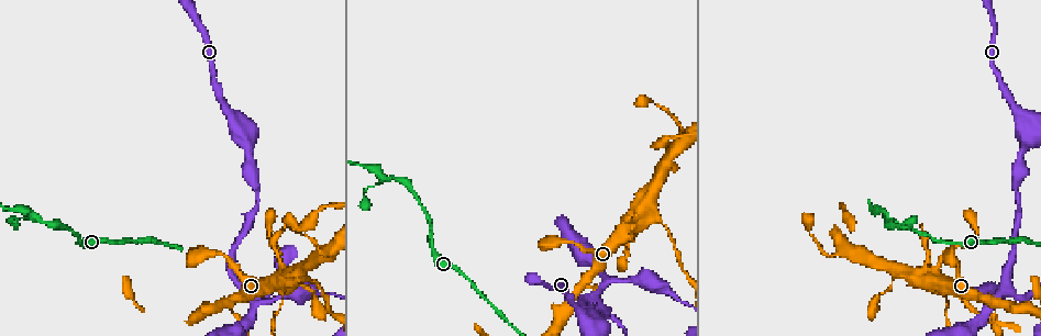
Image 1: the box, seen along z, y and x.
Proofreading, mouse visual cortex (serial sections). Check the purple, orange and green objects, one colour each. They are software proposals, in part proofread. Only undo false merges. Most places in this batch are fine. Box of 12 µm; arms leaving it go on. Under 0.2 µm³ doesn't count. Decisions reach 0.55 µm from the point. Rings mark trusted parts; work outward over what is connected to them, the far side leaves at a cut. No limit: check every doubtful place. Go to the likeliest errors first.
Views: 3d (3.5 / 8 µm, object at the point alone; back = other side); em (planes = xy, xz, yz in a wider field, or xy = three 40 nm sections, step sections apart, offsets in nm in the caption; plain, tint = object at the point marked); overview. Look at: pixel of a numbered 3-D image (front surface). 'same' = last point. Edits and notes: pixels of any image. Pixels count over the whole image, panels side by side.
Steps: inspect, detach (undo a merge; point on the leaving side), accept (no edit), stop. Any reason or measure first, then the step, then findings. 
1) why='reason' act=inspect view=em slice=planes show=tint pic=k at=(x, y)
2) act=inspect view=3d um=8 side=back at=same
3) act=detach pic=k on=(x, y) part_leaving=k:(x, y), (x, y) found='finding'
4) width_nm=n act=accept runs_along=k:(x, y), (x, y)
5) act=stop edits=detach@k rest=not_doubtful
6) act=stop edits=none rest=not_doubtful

why='three arms meet' act=inspect view=3d um=3.5 pic=1 at=(1006, 274)

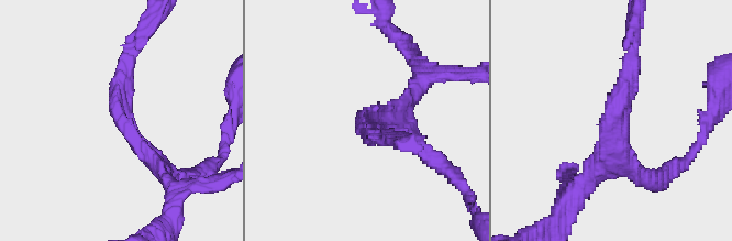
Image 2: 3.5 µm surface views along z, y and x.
arms=3 arm_widths_nm=200,250,250 why='shape alone is not enough' act=inspect view=em slice=xy step=2 show=tint pic=2 at=(366, 118)

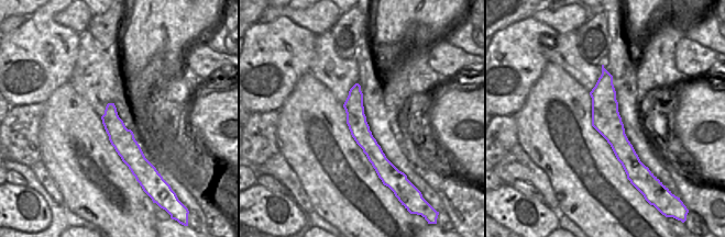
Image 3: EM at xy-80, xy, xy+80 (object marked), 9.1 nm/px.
why='another direction' act=inspect view=em slice=xy step=3 show=tint at=same

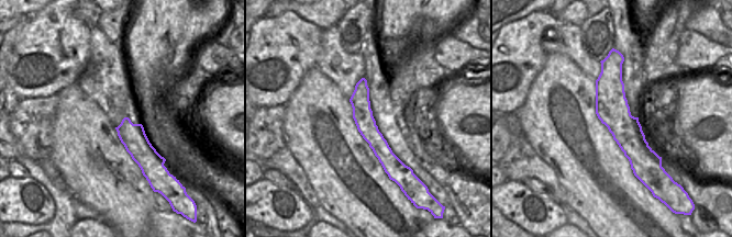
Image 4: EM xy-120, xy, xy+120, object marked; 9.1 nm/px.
act=accept found='continuous, no second cell'

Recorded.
why='a narrow waist' act=inspect view=3d um=3.5 side=back pic=1 at=(944, 291)

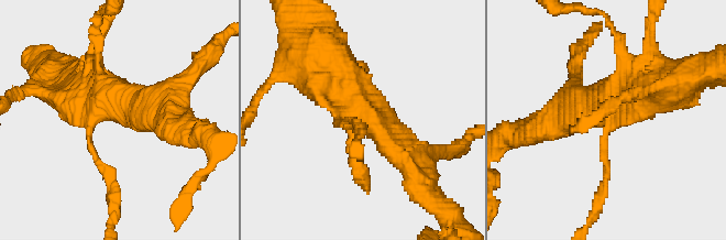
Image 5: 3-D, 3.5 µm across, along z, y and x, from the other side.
why='shape alone is not enough' act=inspect view=em slice=planes show=tint pic=5 at=(96, 113)

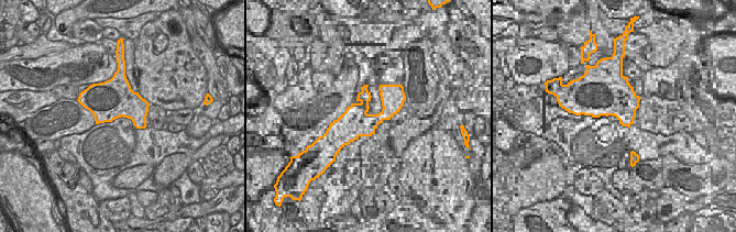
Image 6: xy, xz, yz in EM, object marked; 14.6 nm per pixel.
act=accept runs_along=5:(411, 156), (354, 106), (320, 47) found='one cell here'

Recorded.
why='sharp bend' act=inspect view=em slice=xy step=2 show=tint pic=1 at=(295, 281)

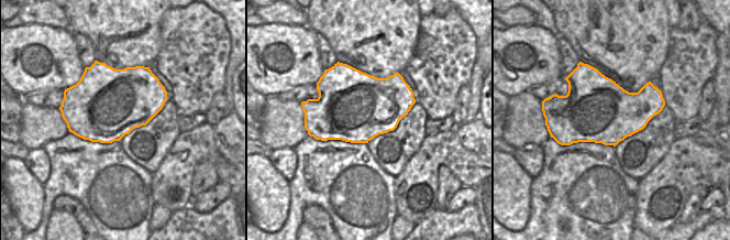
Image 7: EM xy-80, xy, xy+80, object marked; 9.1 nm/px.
why='wider look' act=inspect view=3d um=3.5 at=same

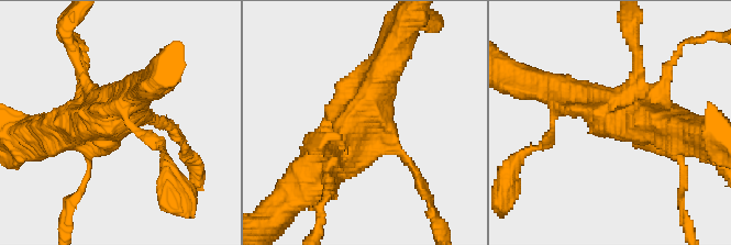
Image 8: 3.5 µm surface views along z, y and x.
act=accept runs_along=8:(310, 184), (384, 68) found='one cell here'

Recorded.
act=stop edits=none rest=not_doubtful

